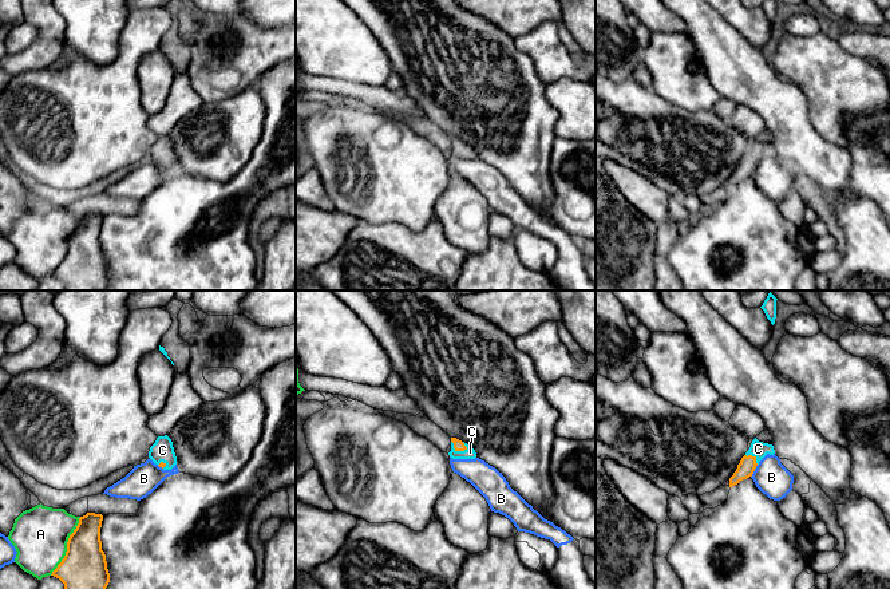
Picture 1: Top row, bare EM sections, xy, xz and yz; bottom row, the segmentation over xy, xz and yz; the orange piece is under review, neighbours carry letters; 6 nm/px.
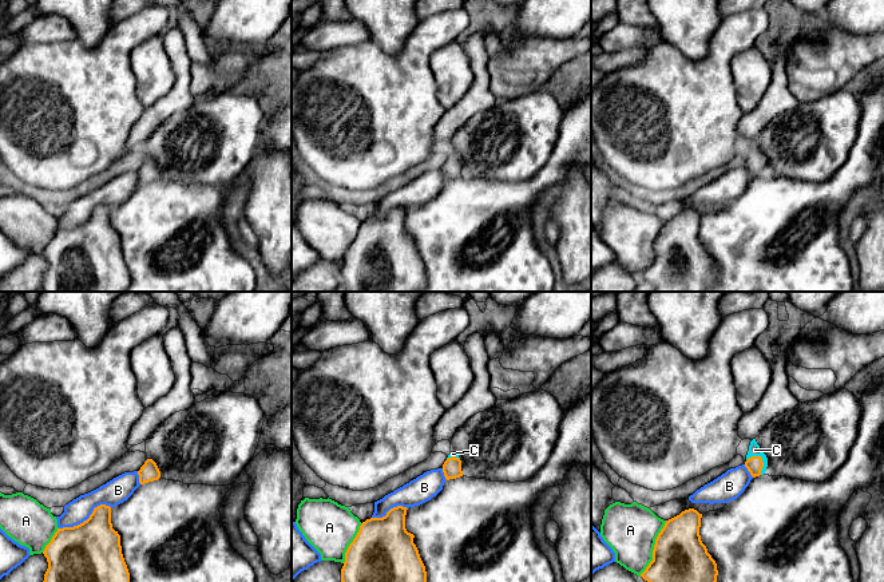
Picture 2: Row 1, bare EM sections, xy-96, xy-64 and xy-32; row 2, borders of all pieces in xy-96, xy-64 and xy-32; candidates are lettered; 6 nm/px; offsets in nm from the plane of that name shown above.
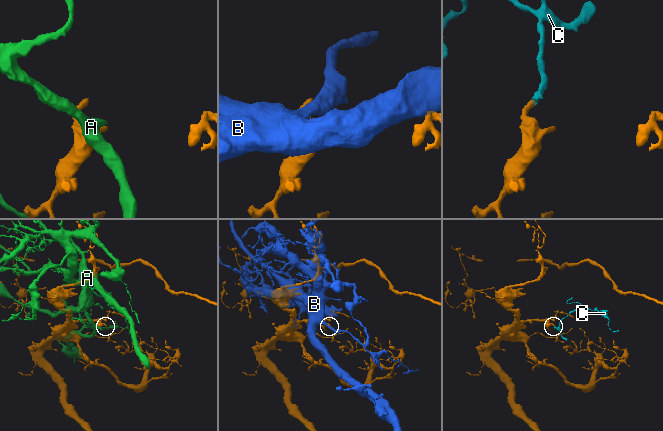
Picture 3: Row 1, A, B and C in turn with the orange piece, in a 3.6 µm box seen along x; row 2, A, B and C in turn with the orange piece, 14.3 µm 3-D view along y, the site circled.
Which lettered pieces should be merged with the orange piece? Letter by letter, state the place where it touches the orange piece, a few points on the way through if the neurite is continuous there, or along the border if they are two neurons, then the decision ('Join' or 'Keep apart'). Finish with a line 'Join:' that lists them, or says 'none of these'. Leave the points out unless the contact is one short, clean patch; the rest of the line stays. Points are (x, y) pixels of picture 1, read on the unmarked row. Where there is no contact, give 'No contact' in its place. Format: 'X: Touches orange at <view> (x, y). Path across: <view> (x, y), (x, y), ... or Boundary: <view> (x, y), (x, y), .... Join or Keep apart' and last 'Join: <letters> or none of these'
A: Touches orange at xy (67, 246). Keep apart
B: Touches orange at yz (754, 170). Keep apart
C: Touches orange at xz (458, 150). Path across: xz (458, 145), (458, 150), (470, 153). Join
Join: C

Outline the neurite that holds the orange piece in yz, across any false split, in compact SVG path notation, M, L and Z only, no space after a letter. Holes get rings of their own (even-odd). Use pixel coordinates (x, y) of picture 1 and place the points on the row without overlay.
M756 138L752 141L749 150L741 158L736 171L729 178L729 187L737 185L740 181L752 177L759 162L767 155L774 155L772 145L759 142Z

